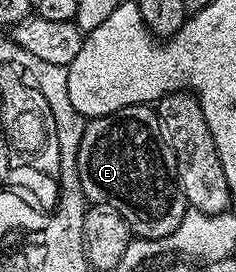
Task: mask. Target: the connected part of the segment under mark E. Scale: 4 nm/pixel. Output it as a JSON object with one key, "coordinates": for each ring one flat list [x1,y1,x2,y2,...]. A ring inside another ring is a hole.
{"coordinates":[[150,105,126,106,109,116,90,119,77,152,77,172,81,192,85,192,88,203,92,206,108,206,113,208,113,212,121,212,136,239,167,238,179,227,188,212,187,198,179,187,175,149,164,136,158,113]]}

